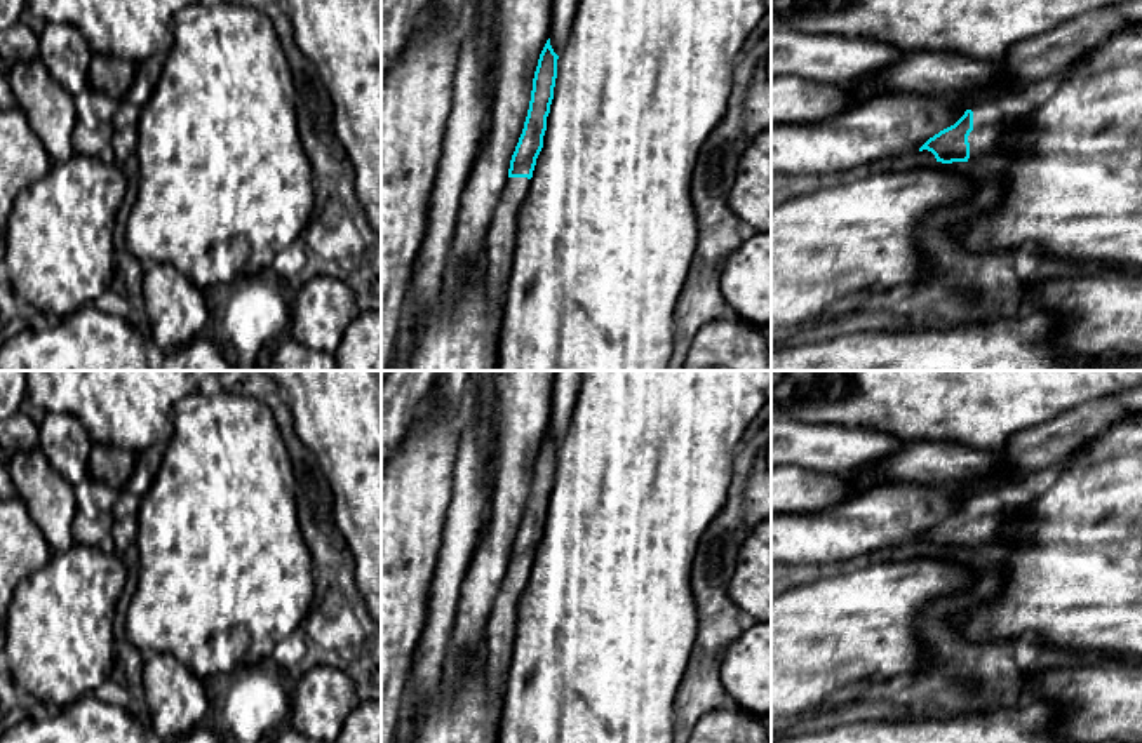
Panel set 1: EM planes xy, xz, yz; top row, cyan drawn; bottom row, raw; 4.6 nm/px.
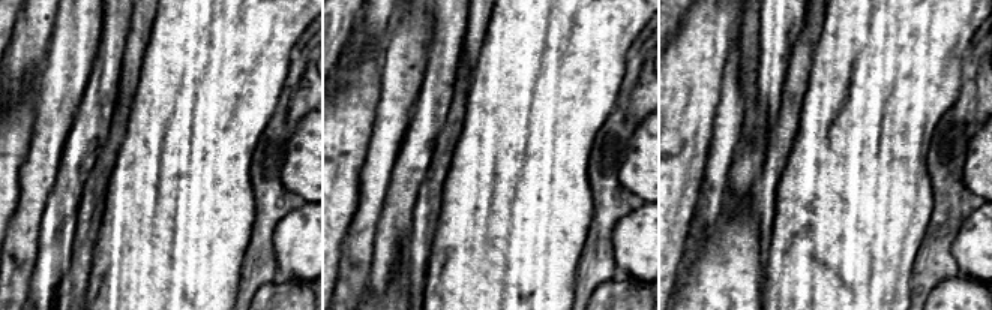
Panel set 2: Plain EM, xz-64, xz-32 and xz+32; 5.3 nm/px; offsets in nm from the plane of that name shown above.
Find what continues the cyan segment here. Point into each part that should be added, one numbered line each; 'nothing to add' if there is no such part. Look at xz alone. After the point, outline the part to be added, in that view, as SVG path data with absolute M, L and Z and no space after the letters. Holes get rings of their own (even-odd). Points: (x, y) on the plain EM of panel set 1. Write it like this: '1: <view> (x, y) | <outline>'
1: xz (502, 625) | M507 567L486 625L487 687L496 722L501 715L500 701L514 653L519 602L527 586L529 574L531 569L527 567Z

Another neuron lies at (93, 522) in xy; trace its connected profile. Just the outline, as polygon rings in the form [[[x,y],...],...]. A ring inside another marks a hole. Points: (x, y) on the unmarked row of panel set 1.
[[[92,477],[73,485],[77,510],[71,524],[78,545],[108,546],[118,491]]]

